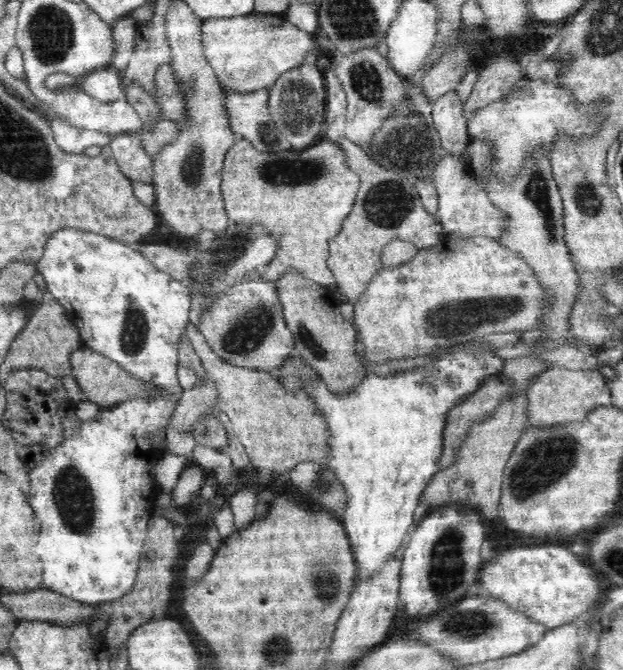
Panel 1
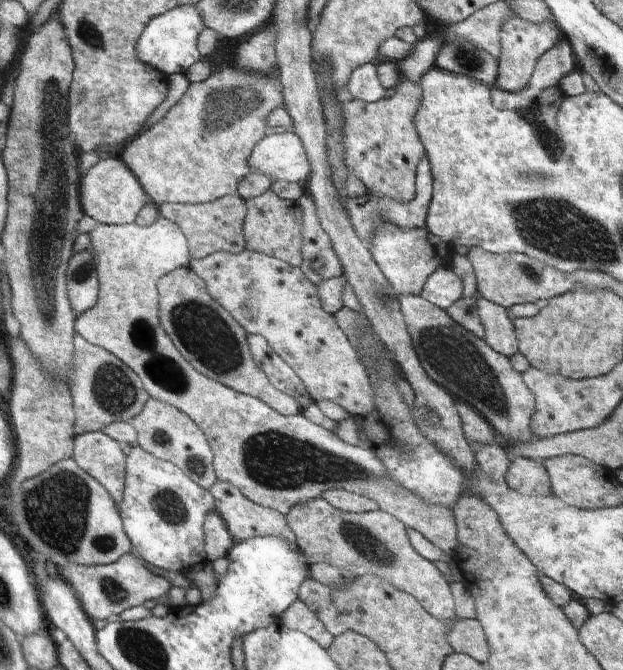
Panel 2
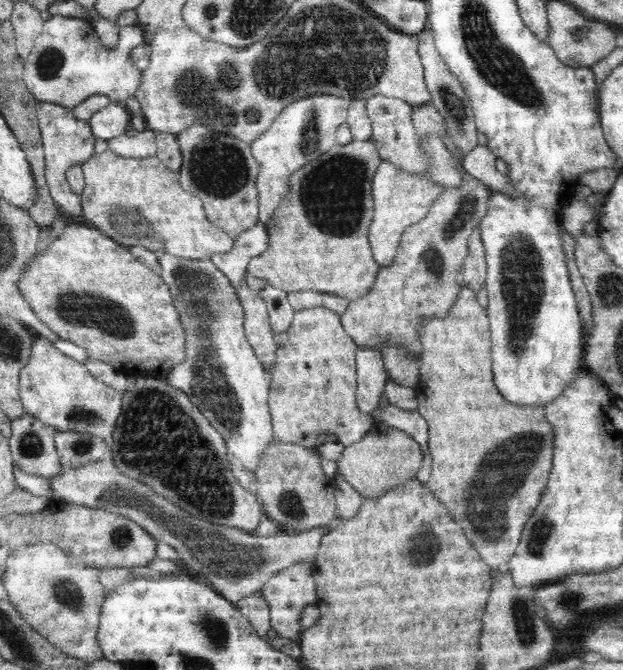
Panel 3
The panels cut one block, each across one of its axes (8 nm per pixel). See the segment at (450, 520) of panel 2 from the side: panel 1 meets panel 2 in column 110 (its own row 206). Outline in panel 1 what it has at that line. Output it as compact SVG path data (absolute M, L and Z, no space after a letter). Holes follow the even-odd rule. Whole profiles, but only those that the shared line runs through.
M327 140L306 149L281 154L259 152L254 145L238 143L226 153L221 193L232 224L261 224L275 236L277 251L266 267L258 268L258 280L275 281L288 269L296 269L311 281L334 291L336 279L329 269L329 240L341 230L360 188L360 175L346 163L338 142Z

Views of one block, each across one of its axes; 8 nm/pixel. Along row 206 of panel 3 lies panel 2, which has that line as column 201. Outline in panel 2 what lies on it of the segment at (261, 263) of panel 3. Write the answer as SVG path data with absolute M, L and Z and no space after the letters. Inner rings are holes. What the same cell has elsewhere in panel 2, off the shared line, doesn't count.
M189 266L161 276L157 282L159 317L164 332L178 352L200 374L234 389L236 392L258 397L281 415L300 415L298 401L278 390L256 366L252 358L247 332L238 321L208 292L206 283Z

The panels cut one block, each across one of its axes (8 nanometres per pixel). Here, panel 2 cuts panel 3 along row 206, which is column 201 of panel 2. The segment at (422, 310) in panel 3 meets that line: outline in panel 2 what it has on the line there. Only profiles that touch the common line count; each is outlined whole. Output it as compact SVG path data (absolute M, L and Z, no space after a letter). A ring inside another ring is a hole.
M150 397L130 422L136 431L137 442L156 458L170 461L181 468L199 487L209 489L217 482L213 469L213 452L202 429L174 405Z

